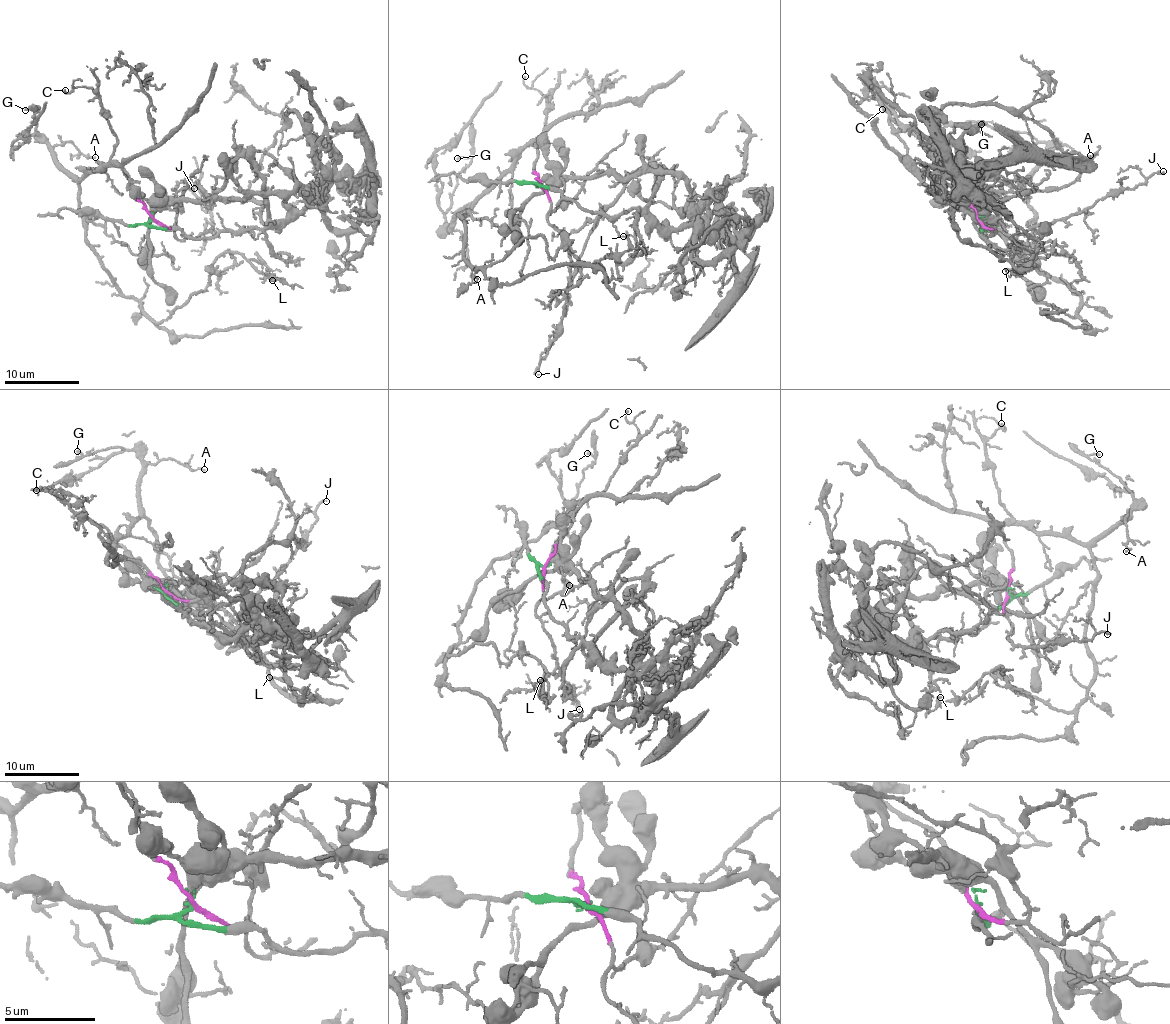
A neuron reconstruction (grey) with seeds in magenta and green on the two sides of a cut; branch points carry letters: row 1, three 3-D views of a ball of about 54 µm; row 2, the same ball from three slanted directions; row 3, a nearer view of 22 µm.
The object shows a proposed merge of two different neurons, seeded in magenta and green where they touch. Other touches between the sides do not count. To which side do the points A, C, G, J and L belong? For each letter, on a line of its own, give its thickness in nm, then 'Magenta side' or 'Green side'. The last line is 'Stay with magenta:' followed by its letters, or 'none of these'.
A: Thickness 120 nm. Magenta side
C: Thickness 110 nm. Magenta side
G: Thickness 160 nm. Magenta side
J: Thickness 150 nm. Magenta side
L: Thickness 130 nm. Magenta side
Stay with magenta: A, C, G, J, L

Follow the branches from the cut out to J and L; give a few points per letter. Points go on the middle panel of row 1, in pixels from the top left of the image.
J: (539, 183), (550, 202), (549, 222), (568, 249), (570, 269), (559, 330), (535, 372), (539, 374)
L: (539, 183), (529, 142), (457, 214), (473, 269), (526, 237), (587, 263), (627, 252), (622, 237)

